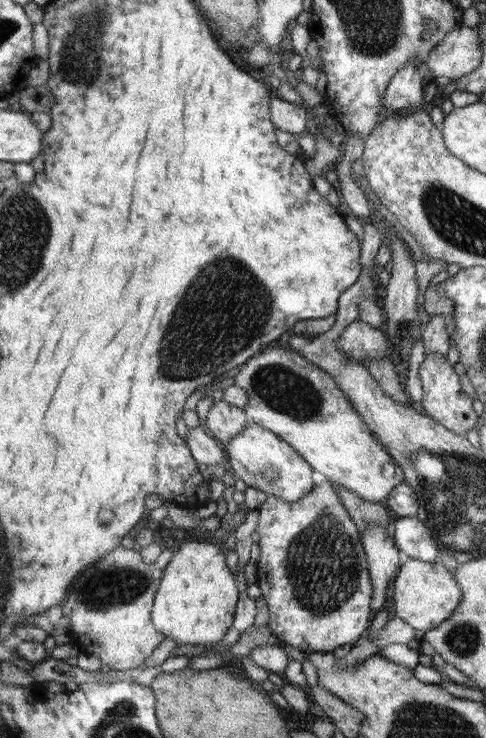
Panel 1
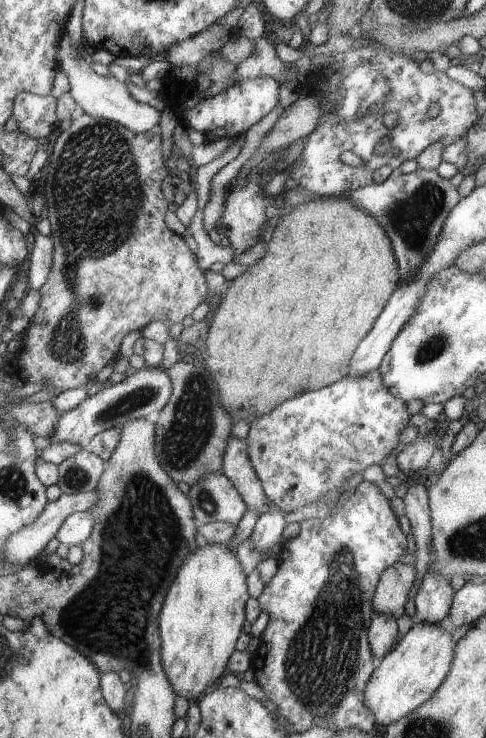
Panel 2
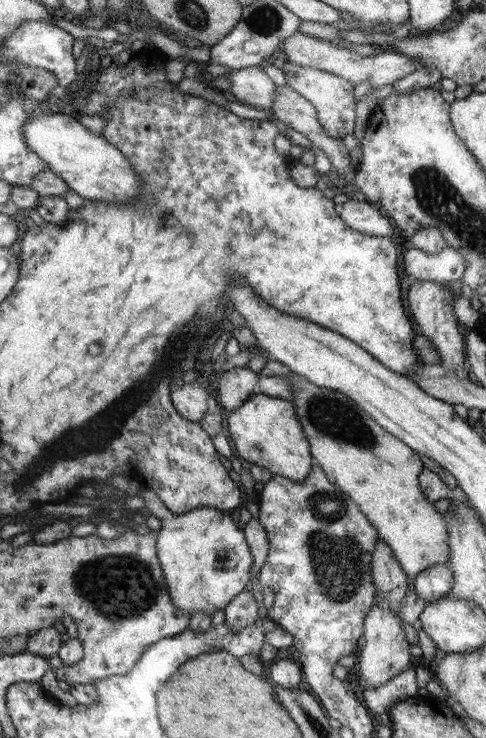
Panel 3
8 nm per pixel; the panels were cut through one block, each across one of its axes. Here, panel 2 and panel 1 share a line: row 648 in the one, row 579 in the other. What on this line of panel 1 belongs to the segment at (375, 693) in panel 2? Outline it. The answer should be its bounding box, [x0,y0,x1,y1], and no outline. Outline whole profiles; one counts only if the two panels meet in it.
[392,558,462,633]

